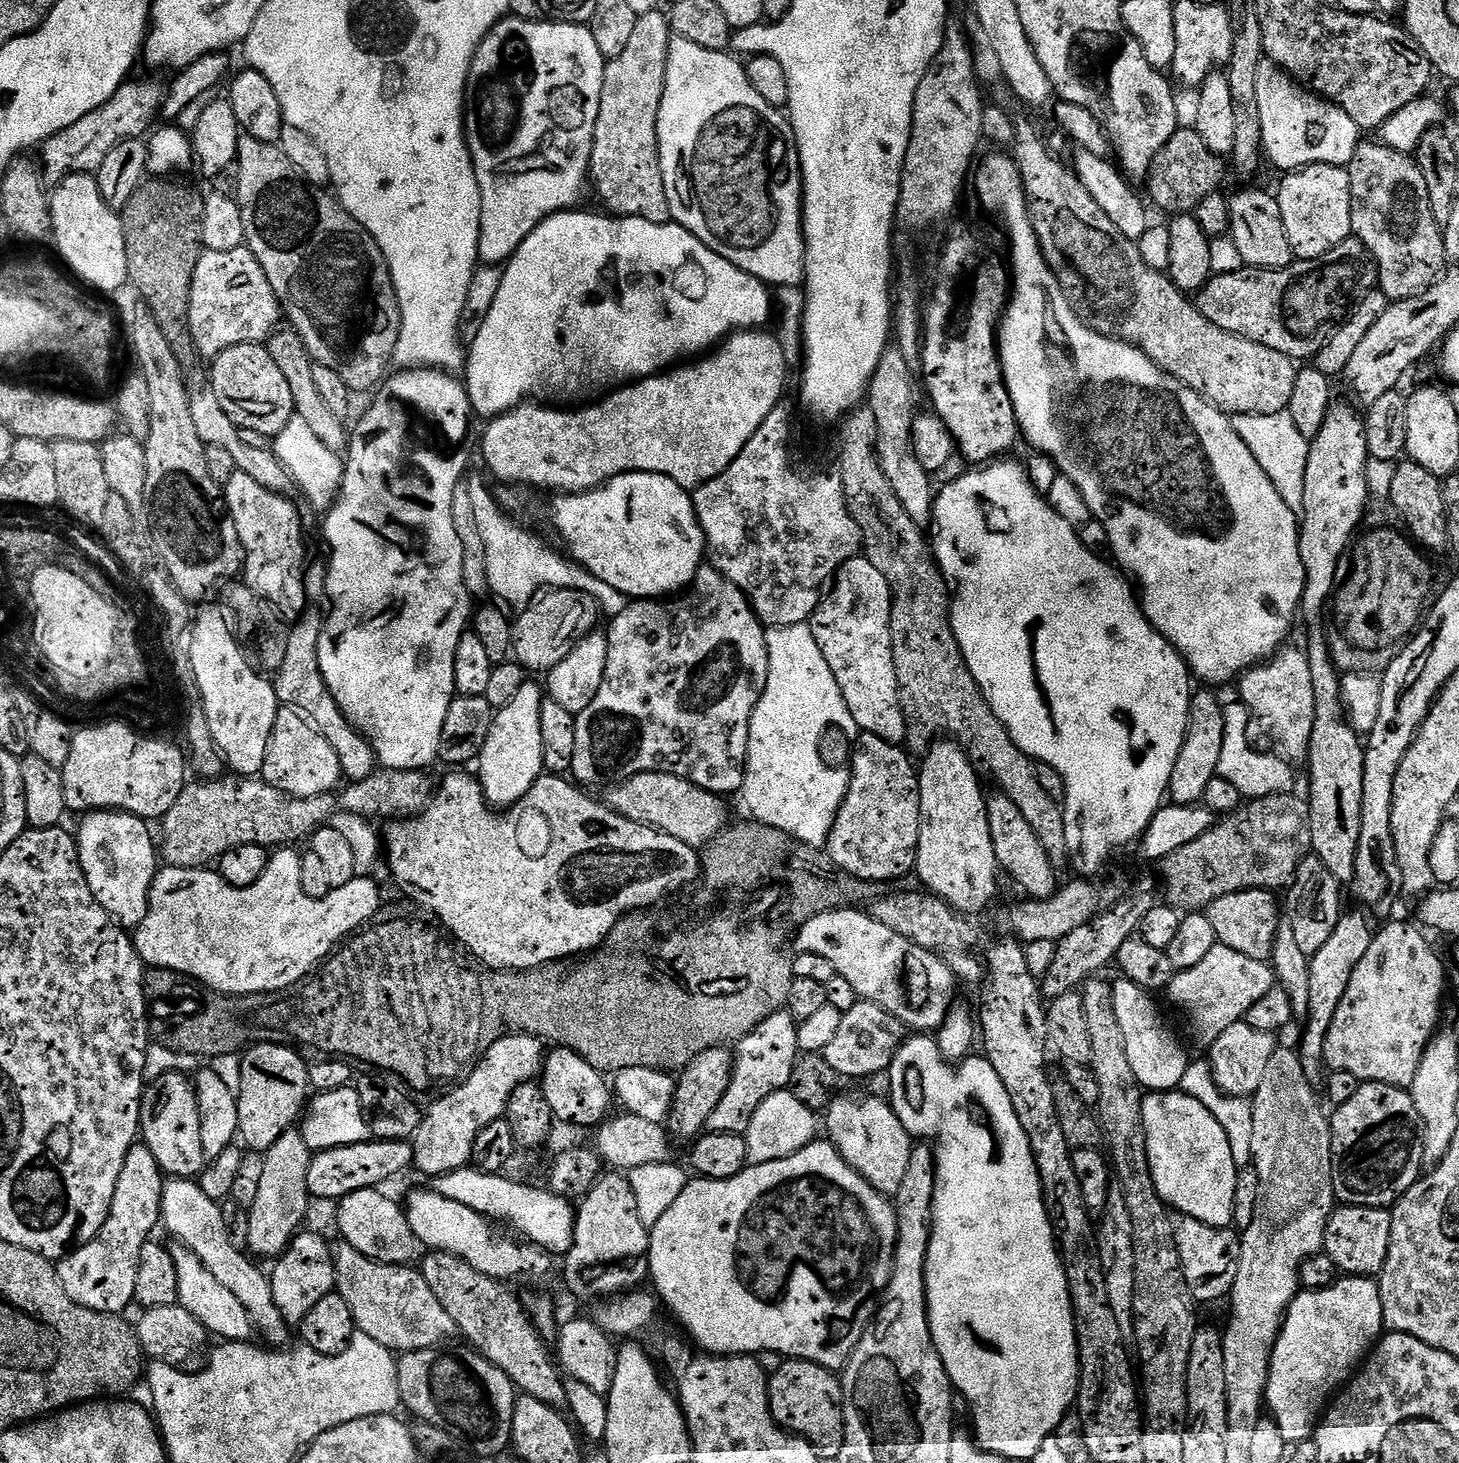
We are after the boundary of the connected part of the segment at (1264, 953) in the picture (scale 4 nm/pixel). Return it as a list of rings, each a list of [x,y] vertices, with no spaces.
[[[1251,888],[1245,892],[1226,894],[1209,904],[1206,915],[1210,926],[1214,926],[1217,941],[1230,946],[1230,950],[1238,950],[1238,954],[1246,954],[1246,958],[1271,961],[1282,919],[1282,904],[1276,901],[1276,896],[1277,893],[1272,890]]]

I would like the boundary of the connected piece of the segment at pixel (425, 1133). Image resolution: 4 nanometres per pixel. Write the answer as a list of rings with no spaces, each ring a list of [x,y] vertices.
[[[507,1036],[494,1042],[494,1046],[490,1046],[488,1053],[482,1057],[470,1078],[466,1078],[463,1086],[458,1086],[445,1096],[433,1099],[433,1104],[426,1108],[424,1121],[420,1123],[420,1128],[411,1141],[415,1171],[420,1171],[424,1176],[448,1176],[451,1172],[453,1175],[459,1173],[460,1169],[469,1167],[479,1132],[503,1117],[510,1102],[510,1094],[514,1094],[519,1084],[531,1084],[541,1075],[545,1059],[545,1041],[537,1040],[535,1036]]]

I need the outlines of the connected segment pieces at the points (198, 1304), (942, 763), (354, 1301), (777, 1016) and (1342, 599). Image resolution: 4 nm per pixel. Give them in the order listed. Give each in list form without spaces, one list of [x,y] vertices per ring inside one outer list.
[[[176,1246],[171,1249],[171,1254],[178,1276],[179,1304],[190,1310],[190,1314],[194,1314],[194,1318],[198,1318],[198,1322],[202,1322],[213,1337],[221,1336],[219,1339],[224,1342],[251,1341],[254,1329],[250,1314],[246,1314],[246,1306],[242,1306],[242,1302],[238,1302],[238,1298],[234,1298],[234,1294],[230,1294],[230,1290],[226,1290],[226,1286],[222,1286],[222,1282],[218,1282],[210,1270],[206,1270],[204,1263],[190,1249]]]
[[[941,738],[927,752],[923,753],[922,760],[924,765],[919,765],[918,771],[920,774],[920,837],[918,838],[918,850],[916,851],[916,867],[914,869],[915,875],[920,875],[920,880],[925,889],[931,892],[933,896],[940,897],[956,909],[957,912],[972,918],[975,917],[975,912],[980,912],[992,899],[996,896],[996,872],[998,874],[998,865],[996,863],[994,842],[991,841],[990,822],[987,814],[987,799],[986,792],[980,789],[981,777],[978,775],[977,765],[969,760],[968,755],[964,753],[964,749],[951,738]]]
[[[346,1243],[335,1245],[336,1291],[346,1298],[350,1314],[354,1314],[356,1330],[374,1338],[378,1346],[386,1346],[394,1354],[439,1348],[447,1336],[456,1336],[457,1327],[434,1296],[420,1270],[412,1266],[380,1264],[364,1257]]]
[[[787,1010],[770,1014],[766,1022],[762,1022],[753,1032],[743,1036],[735,1045],[730,1086],[726,1086],[722,1102],[718,1102],[714,1114],[710,1114],[707,1131],[743,1134],[750,1126],[750,1118],[754,1118],[754,1110],[758,1110],[758,1106],[762,1106],[762,1102],[766,1102],[770,1094],[787,1089],[800,1055],[796,1019]]]
[[[1378,528],[1363,534],[1357,539],[1352,550],[1352,568],[1344,583],[1334,596],[1333,610],[1342,626],[1343,635],[1356,647],[1364,651],[1376,651],[1380,648],[1393,647],[1394,642],[1407,639],[1421,623],[1424,604],[1432,584],[1432,572],[1424,555],[1417,545],[1401,534],[1388,528]]]

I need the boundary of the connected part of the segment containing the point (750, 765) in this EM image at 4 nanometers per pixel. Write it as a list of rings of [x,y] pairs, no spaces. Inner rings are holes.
[[[811,623],[770,628],[765,631],[764,637],[768,647],[768,677],[750,722],[742,797],[745,806],[752,811],[753,821],[774,826],[790,834],[799,844],[820,850],[827,845],[834,818],[846,798],[849,774],[847,767],[831,768],[824,761],[820,753],[820,739],[827,728],[841,728],[849,738],[855,737],[858,729],[830,670],[830,662],[826,662],[826,658],[822,658],[822,650],[818,650]]]

